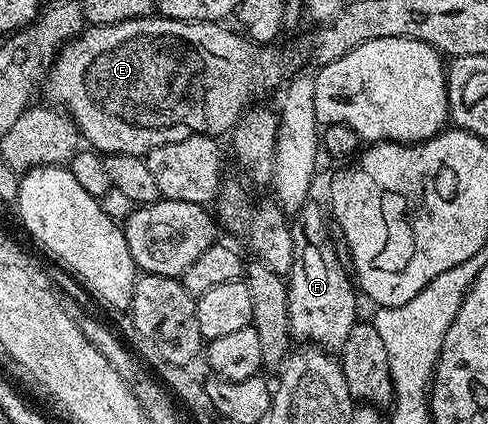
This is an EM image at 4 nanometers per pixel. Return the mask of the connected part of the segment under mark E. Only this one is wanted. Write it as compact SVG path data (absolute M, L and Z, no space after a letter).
M164 16L132 18L110 26L86 25L57 53L53 67L43 79L43 90L49 93L50 103L73 117L82 139L105 156L144 156L163 144L187 140L192 134L228 135L254 101L252 98L260 90L280 87L287 73L285 54L276 50L276 45L256 46L240 33L232 34L227 27L220 22L176 22Z

